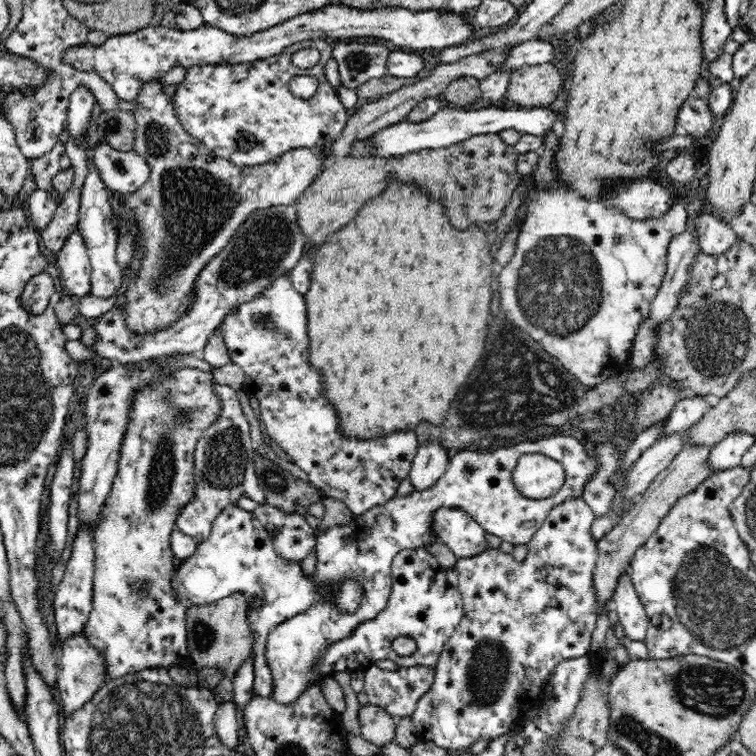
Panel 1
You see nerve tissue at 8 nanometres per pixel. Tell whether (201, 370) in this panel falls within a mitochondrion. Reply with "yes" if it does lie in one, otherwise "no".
no

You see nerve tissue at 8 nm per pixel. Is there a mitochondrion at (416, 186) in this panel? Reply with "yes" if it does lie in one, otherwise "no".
no

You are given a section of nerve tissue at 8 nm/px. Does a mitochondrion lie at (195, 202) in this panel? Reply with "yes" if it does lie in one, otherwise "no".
yes

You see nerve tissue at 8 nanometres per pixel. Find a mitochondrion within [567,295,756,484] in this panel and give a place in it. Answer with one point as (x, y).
(717, 338)

